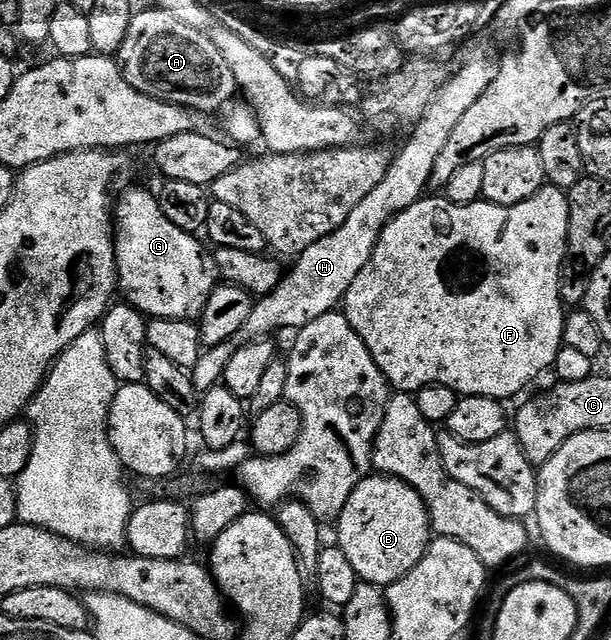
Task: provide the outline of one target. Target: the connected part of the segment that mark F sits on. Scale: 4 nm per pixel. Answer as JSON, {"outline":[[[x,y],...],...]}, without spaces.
{"outline":[[[545,184],[537,194],[530,196],[530,200],[522,200],[522,204],[513,206],[499,206],[483,200],[459,206],[443,196],[425,196],[406,208],[397,218],[393,218],[390,224],[386,224],[374,248],[374,256],[370,256],[370,264],[366,264],[366,268],[358,272],[358,280],[350,284],[342,303],[342,312],[354,332],[362,336],[370,356],[374,356],[374,364],[378,364],[378,368],[384,373],[389,387],[396,392],[415,395],[416,391],[430,384],[446,384],[446,388],[454,388],[458,396],[469,394],[509,400],[515,394],[522,393],[543,370],[551,371],[556,365],[558,352],[564,345],[566,309],[560,303],[560,269],[568,254],[569,220],[567,193],[556,186]]]}

